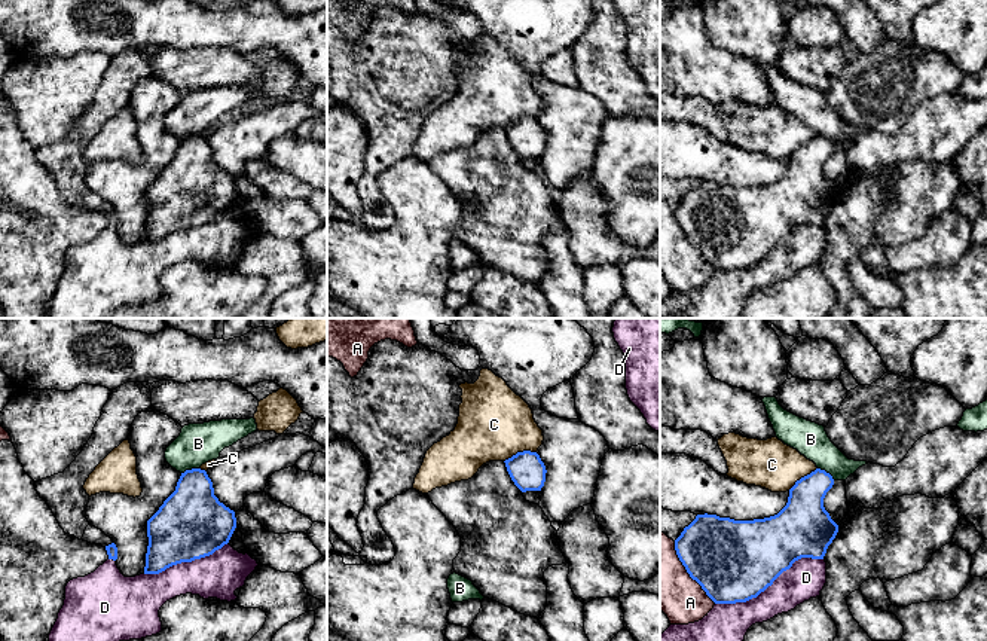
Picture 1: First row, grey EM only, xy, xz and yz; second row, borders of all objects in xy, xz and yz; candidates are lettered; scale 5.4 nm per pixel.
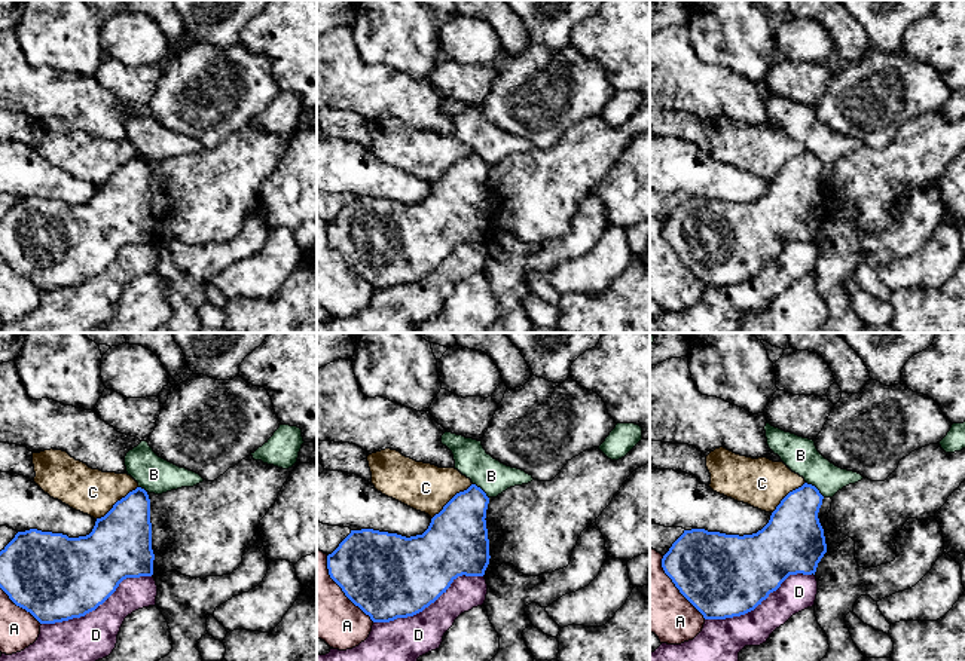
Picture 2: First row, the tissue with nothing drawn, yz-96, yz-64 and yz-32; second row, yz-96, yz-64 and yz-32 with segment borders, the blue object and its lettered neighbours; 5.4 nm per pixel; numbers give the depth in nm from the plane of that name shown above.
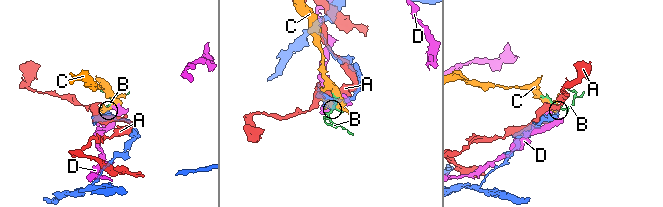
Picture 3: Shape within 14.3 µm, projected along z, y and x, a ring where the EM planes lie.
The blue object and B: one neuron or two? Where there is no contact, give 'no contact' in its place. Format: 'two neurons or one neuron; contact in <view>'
two neurons; contact in yz

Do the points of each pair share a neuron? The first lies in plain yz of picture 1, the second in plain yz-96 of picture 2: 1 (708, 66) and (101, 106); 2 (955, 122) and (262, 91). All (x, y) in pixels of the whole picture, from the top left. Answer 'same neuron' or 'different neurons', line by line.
1: same neuron
2: different neurons

